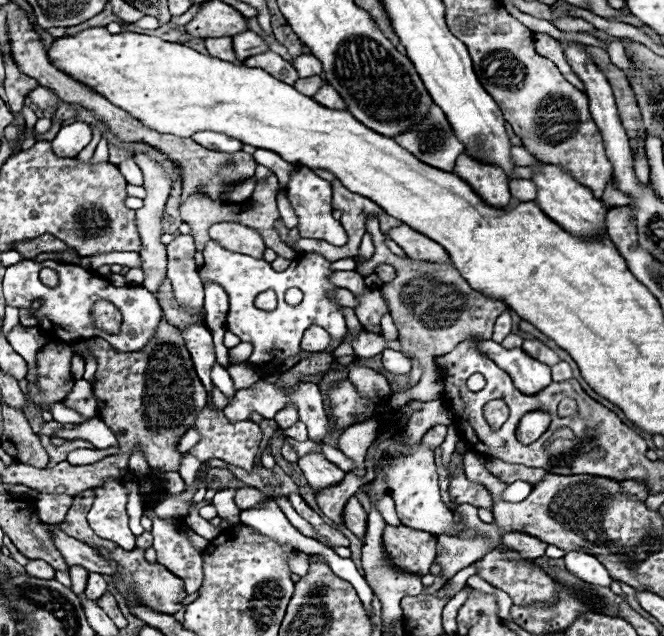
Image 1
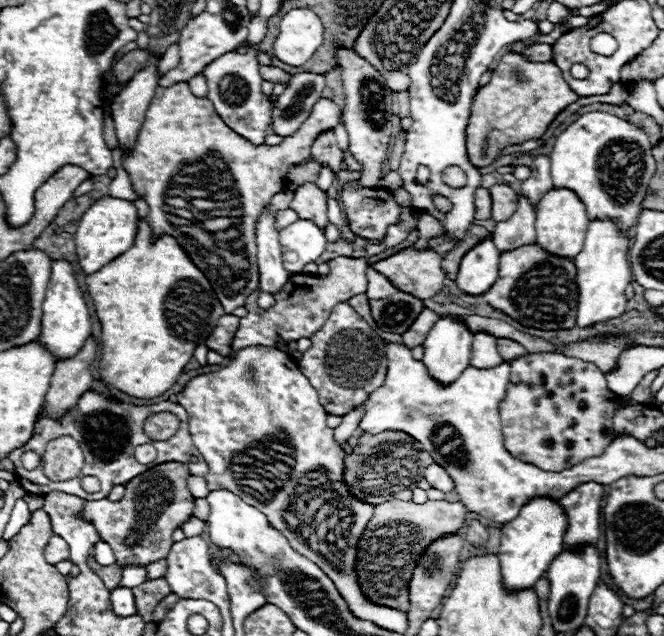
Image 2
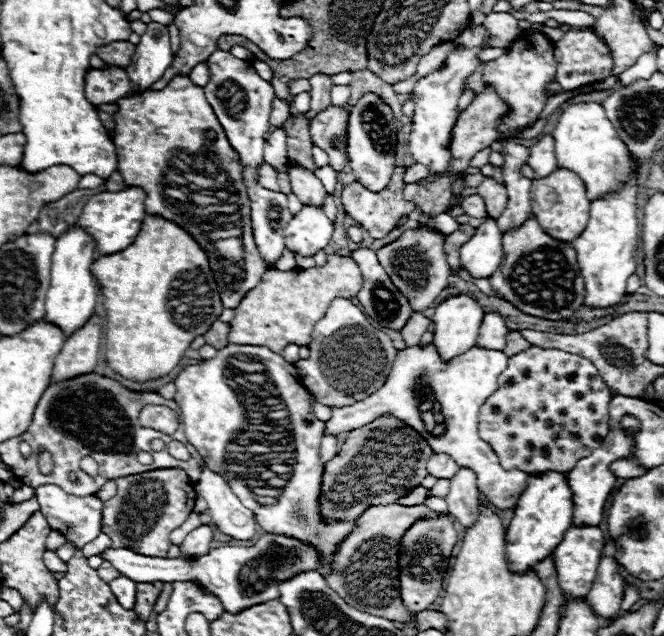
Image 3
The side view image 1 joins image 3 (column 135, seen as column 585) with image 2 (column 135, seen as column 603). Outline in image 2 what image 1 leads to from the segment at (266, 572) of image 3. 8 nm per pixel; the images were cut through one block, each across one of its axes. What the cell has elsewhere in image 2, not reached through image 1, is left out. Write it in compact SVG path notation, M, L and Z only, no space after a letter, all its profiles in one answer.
M122 564L122 586L134 588L142 582L148 580L148 570L146 566L130 566L130 564Z

